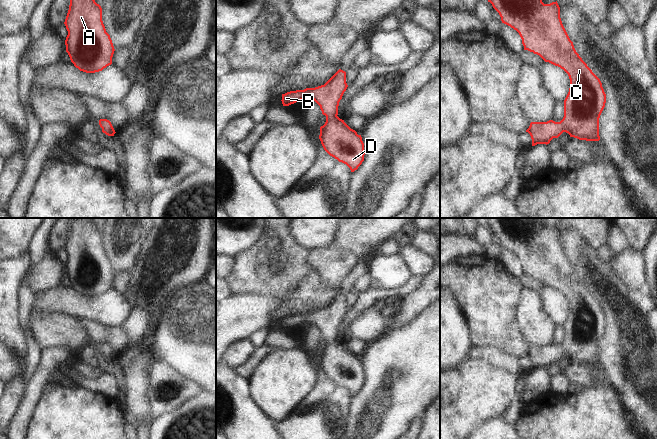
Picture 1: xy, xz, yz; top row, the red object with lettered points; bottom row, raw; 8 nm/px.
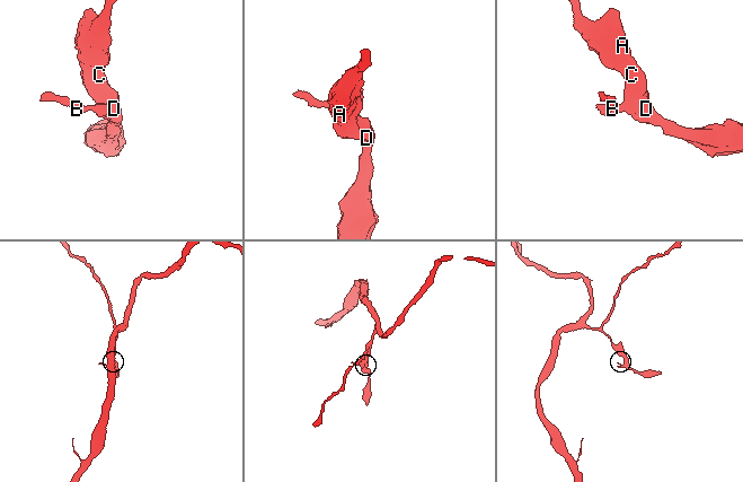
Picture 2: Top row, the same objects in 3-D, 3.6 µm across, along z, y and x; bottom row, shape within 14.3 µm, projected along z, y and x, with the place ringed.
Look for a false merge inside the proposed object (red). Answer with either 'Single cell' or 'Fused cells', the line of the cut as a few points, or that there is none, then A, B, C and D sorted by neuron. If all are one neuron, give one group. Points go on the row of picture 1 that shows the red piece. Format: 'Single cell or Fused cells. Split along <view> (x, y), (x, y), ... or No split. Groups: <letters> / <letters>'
Single cell. No split. Groups: A B C D

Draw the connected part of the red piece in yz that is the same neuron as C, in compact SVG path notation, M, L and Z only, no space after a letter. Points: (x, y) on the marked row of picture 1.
M488 0L499 13L502 23L516 30L524 46L524 50L539 55L563 69L569 76L570 88L564 100L564 117L560 122L531 122L526 130L531 136L532 146L549 144L563 132L570 137L586 141L599 141L599 118L605 107L606 94L600 79L592 72L576 52L560 18L560 7L556 2L544 4L542 0Z

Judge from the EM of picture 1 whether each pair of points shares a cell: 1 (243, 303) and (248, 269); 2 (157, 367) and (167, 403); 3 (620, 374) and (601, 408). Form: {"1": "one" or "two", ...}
{"1": "two", "2": "one", "3": "two"}

